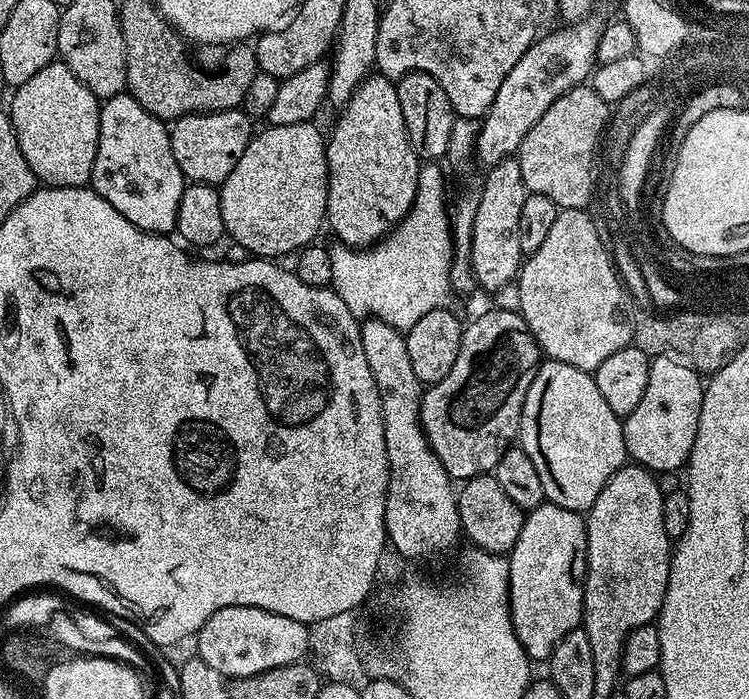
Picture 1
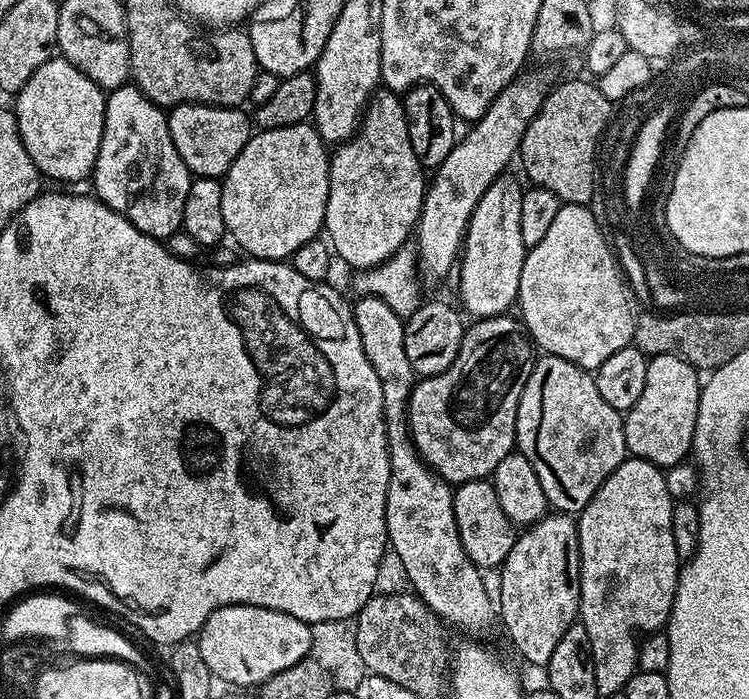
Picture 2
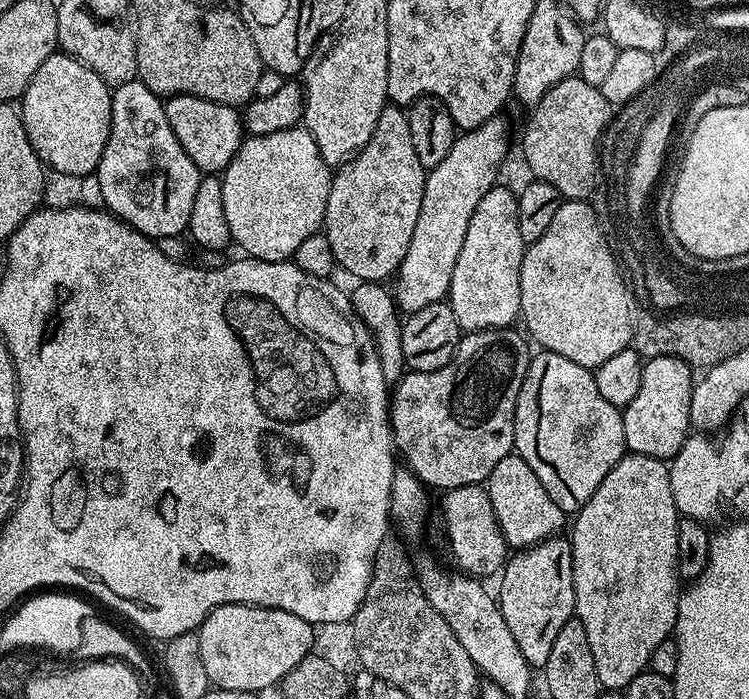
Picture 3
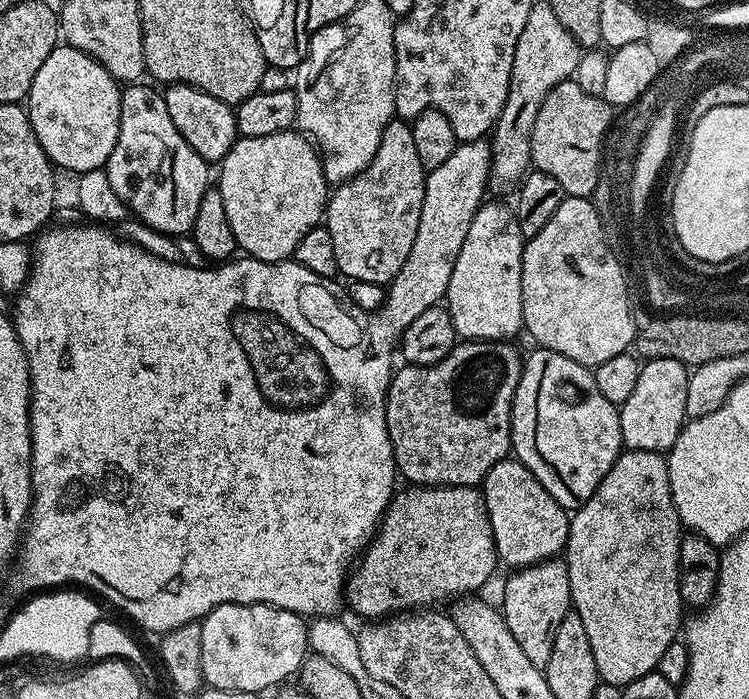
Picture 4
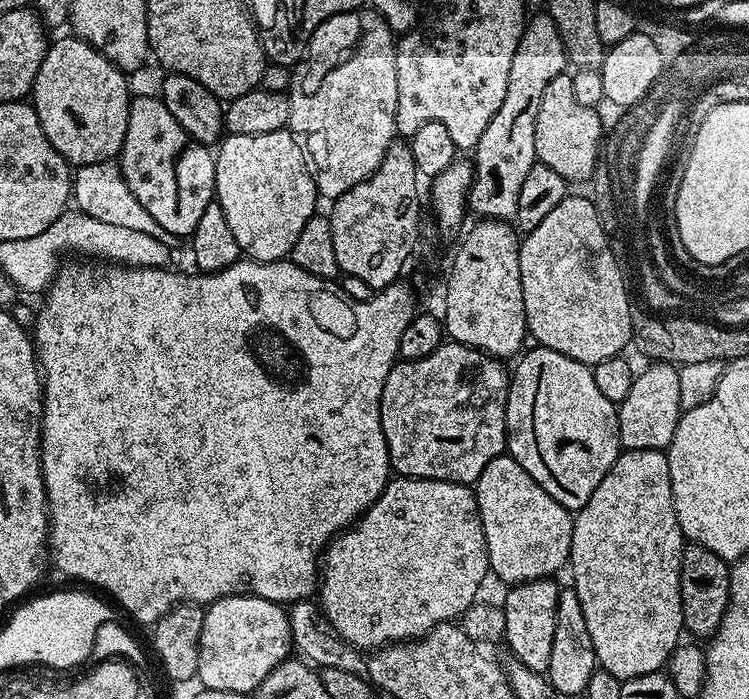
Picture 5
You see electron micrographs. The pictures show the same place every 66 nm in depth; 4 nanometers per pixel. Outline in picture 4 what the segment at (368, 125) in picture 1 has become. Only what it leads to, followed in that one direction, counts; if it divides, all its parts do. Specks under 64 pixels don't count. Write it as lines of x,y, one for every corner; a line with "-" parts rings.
394,118
378,142
378,150
369,164
345,184
331,189
326,205
326,227
334,242
334,258
338,258
338,272
349,281
374,282
389,285
402,270
406,258
410,258
410,246
418,234
418,218
422,218
422,198
424,197
424,178
426,169
418,158
414,147
414,134
411,123

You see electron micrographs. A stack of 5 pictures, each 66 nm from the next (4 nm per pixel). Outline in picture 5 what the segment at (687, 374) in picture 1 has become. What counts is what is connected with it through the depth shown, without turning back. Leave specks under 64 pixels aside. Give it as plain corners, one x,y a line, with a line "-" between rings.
652,362
648,369
634,376
630,386
630,394
618,406
620,417
620,447
667,449
674,438
674,430
678,426
682,409
680,399
682,390
678,387
680,369
675,364

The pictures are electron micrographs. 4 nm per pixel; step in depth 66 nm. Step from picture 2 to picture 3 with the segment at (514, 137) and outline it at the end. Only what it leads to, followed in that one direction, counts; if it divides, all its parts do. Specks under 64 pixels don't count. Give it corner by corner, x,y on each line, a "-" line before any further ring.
497,114
482,126
457,135
454,146
450,146
450,154
446,154
438,166
427,169
414,238
410,238
410,250
406,250
406,258
394,280
394,295
401,309
430,306
447,297
470,218
474,218
478,202
482,202
484,195
497,183
496,171
508,152
508,140
504,137
508,128
502,117

